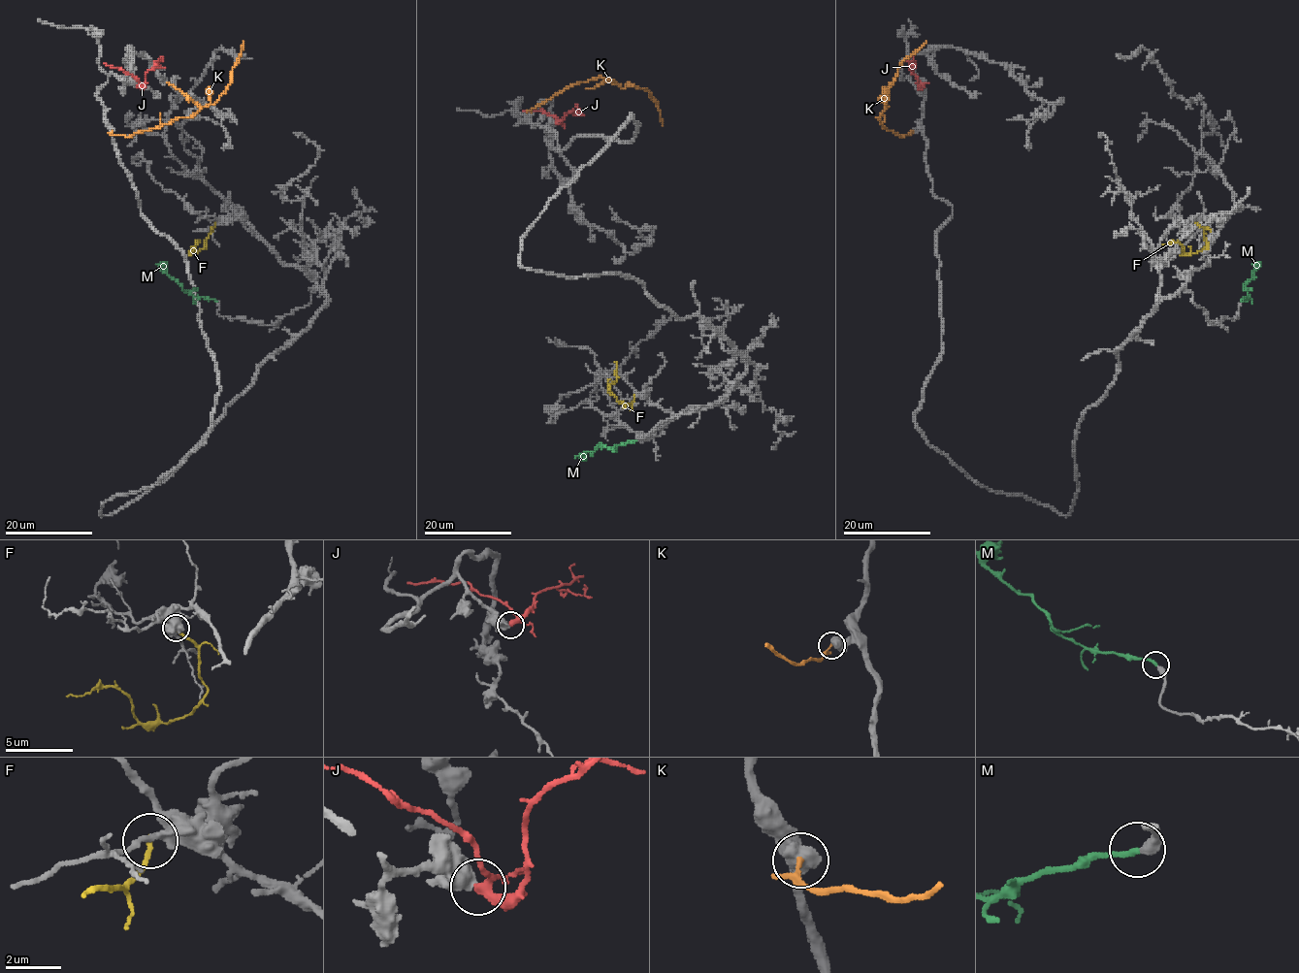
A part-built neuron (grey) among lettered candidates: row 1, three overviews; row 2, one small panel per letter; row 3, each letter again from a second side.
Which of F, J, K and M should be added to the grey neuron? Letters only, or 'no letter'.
M

